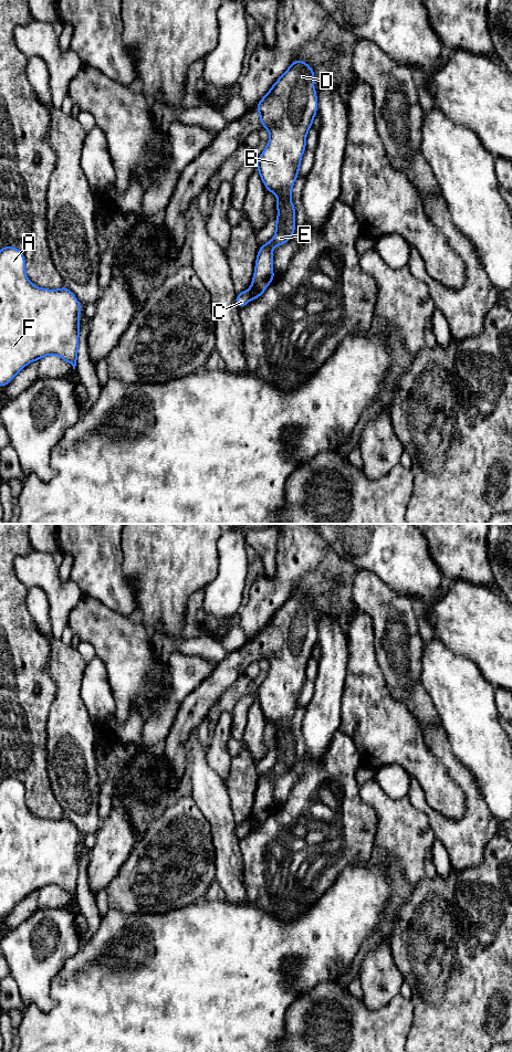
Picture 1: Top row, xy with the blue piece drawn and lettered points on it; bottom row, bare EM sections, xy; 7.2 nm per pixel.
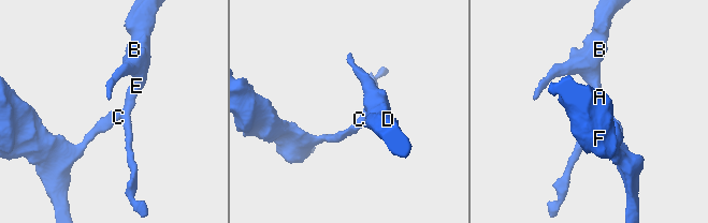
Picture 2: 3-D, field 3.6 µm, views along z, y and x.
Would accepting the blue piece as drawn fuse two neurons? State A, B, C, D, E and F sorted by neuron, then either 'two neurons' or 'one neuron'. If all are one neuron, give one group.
A C F / B D E; two neurons

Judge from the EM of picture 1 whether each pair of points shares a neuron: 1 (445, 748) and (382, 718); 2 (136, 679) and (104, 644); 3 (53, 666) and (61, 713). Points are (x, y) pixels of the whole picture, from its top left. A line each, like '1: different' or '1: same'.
1: different
2: same
3: same

